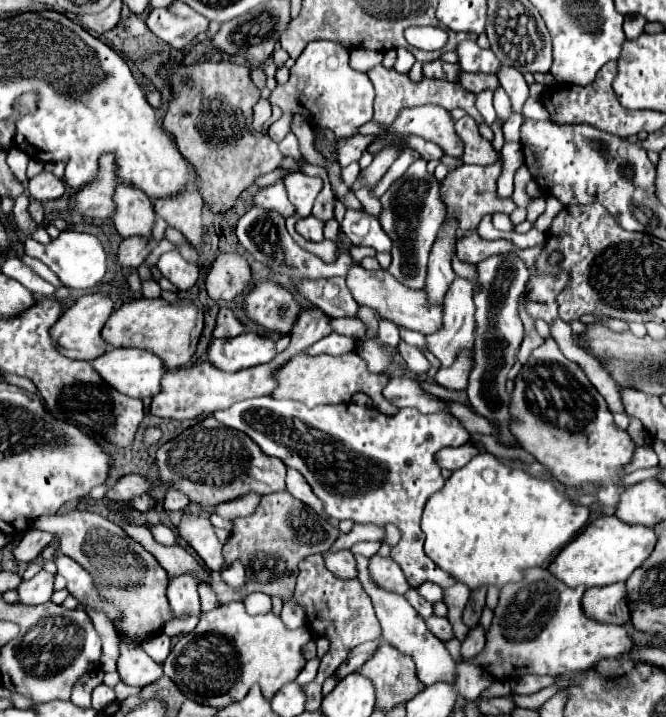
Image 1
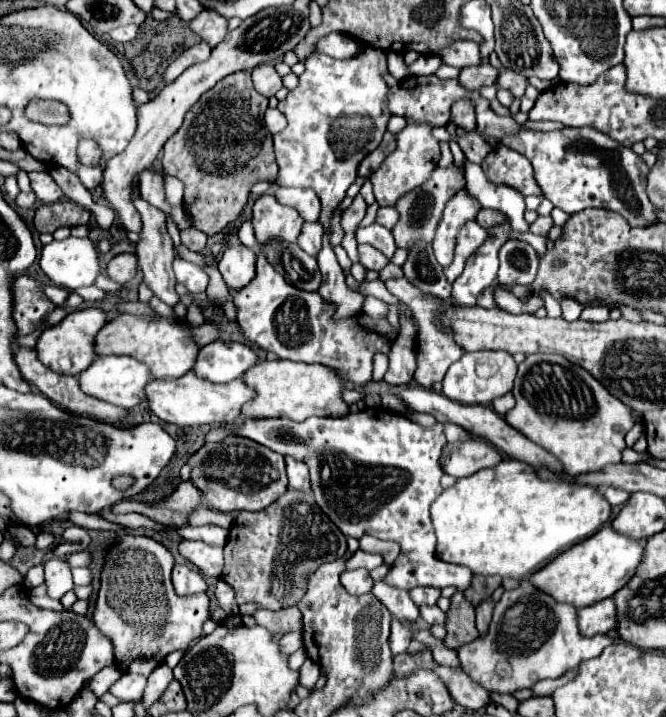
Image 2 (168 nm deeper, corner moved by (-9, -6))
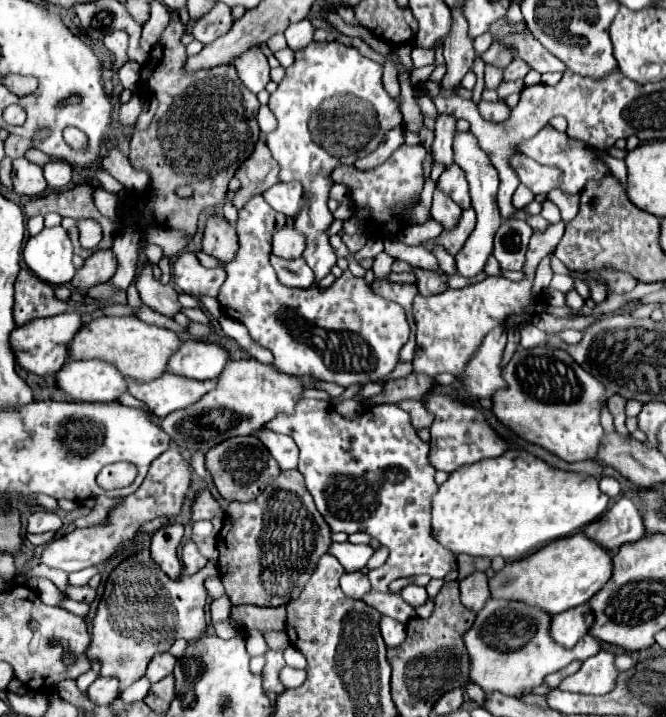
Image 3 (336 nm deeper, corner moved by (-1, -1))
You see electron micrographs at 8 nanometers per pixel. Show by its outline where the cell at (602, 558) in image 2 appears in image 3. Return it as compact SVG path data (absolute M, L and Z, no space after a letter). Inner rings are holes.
M578 532L574 536L550 542L524 560L506 564L504 570L490 580L490 592L492 596L502 596L506 600L538 604L540 608L546 608L546 612L558 614L588 602L598 590L602 590L612 576L612 558L612 550L604 548L596 540L590 540L584 532Z

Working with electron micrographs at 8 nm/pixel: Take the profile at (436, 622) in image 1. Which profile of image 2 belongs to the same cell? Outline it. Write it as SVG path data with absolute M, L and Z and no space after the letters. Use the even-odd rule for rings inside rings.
M422 605L422 607L420 607L420 617L422 617L428 625L434 625L434 623L444 625L446 613L444 613L444 611L440 611L440 607L438 607L438 605Z

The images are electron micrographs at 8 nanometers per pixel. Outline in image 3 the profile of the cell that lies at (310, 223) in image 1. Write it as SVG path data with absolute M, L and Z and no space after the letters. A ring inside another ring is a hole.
M284 226L282 230L278 230L274 234L272 254L280 256L280 258L286 258L286 260L298 258L298 256L302 256L304 248L306 248L306 238L294 226Z

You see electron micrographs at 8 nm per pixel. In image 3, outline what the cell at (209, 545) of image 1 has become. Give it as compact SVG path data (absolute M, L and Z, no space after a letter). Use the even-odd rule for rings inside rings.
M188 540L182 546L182 564L184 564L184 574L196 574L208 564L208 558L200 554L198 546L192 540Z

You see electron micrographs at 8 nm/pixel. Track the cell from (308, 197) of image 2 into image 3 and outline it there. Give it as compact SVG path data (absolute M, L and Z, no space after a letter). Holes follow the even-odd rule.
M278 182L272 188L268 188L262 196L274 210L278 210L286 216L296 216L302 206L302 184Z

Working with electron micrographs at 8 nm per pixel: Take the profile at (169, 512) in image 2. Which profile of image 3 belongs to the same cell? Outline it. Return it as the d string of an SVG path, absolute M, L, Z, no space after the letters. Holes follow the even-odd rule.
M200 490L192 502L192 522L198 520L210 520L212 516L216 516L220 512L220 504L212 498L212 494L208 490Z

